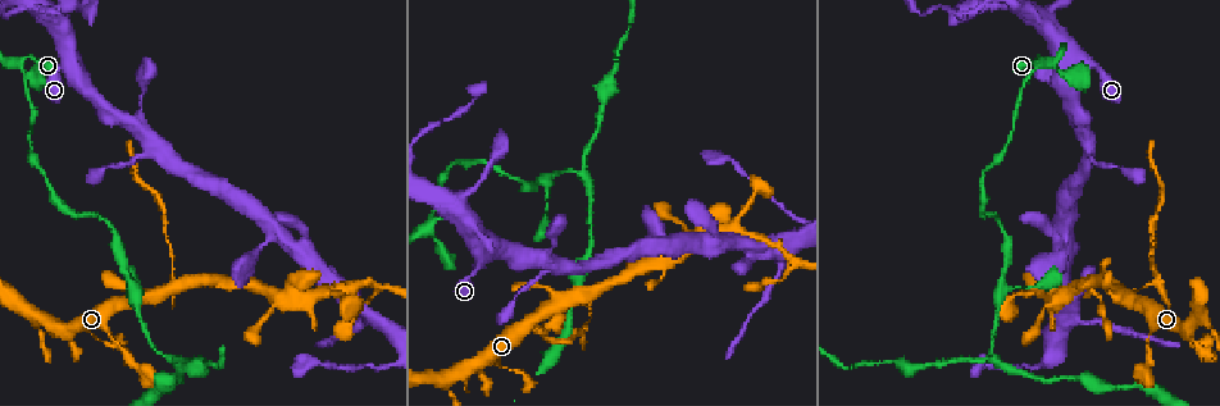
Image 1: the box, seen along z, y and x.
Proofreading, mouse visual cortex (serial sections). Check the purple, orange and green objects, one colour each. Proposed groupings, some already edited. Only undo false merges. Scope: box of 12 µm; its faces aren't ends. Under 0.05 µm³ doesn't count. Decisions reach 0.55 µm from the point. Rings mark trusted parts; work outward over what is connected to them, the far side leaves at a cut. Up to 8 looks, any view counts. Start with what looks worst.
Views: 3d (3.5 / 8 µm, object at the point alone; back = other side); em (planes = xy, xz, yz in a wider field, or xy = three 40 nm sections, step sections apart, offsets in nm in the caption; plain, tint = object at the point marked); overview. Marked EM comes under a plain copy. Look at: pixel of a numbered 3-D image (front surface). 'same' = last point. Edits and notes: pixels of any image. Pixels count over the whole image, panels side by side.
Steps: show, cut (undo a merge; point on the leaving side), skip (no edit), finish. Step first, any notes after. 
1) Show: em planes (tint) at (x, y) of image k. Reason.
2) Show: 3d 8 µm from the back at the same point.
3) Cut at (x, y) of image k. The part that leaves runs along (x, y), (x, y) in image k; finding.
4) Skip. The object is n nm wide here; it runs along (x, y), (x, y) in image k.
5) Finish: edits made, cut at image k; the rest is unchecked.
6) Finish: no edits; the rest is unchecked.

Show: 3d 3.5 µm at (996, 359) of image 1. Three arms meet.

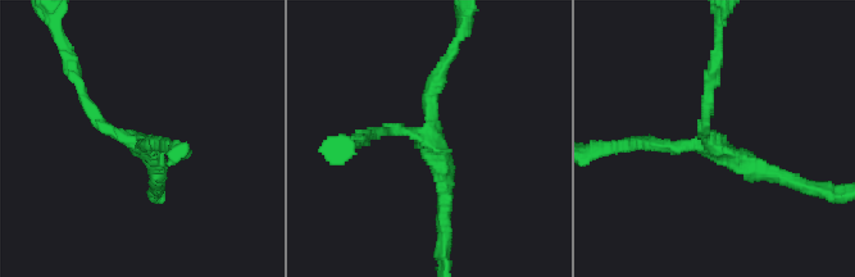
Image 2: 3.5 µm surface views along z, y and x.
Skip. 3 arms meet here; it runs along (78, 86), (101, 126), (153, 153), (157, 172) in image 2; all the same cell.

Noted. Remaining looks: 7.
Show: 3d 3.5 µm from the back at (764, 246) of image 1.

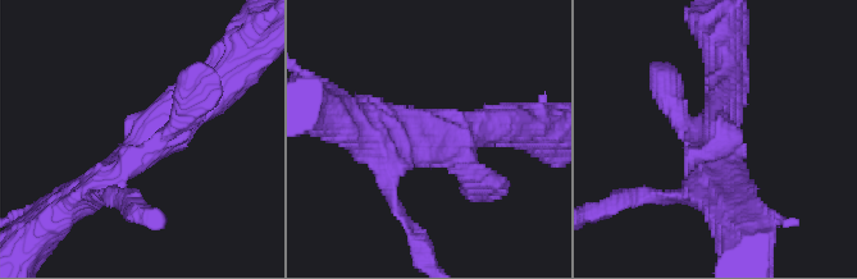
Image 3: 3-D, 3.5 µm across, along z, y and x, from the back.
Show: em planes (tint) at (425, 129) of image 3. Now the EM.

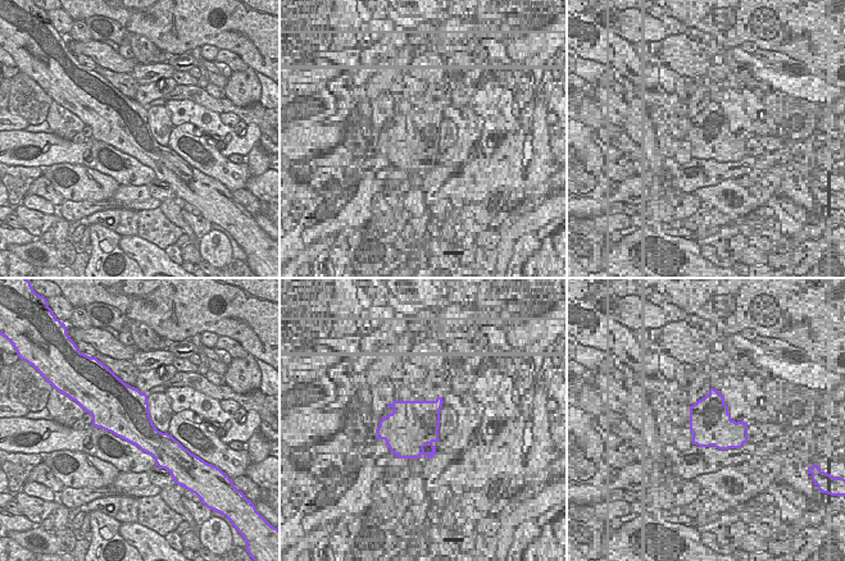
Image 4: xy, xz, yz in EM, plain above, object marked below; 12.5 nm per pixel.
Skip. The object is 650 nm wide here; it runs along (205, 95), (71, 205) in image 3; all the same cell.

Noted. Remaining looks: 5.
Show: 3d 3.5 µm at (34, 316) of image 1. Two arms in line, one across.

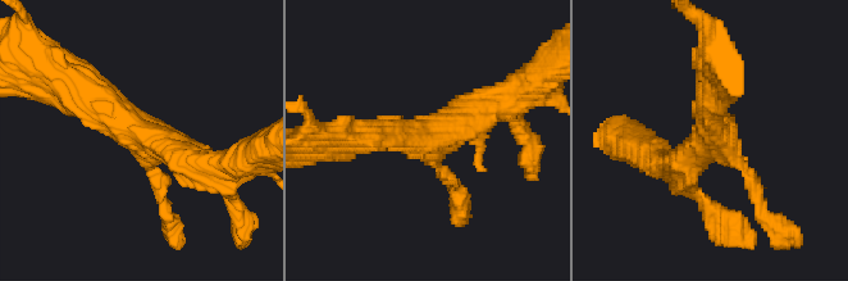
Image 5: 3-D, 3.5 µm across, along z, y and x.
Show: em xy step 5 (tint) at (716, 132) of image 5. 3 arms meet here; the arms are 150, 400, 400 nm wide.

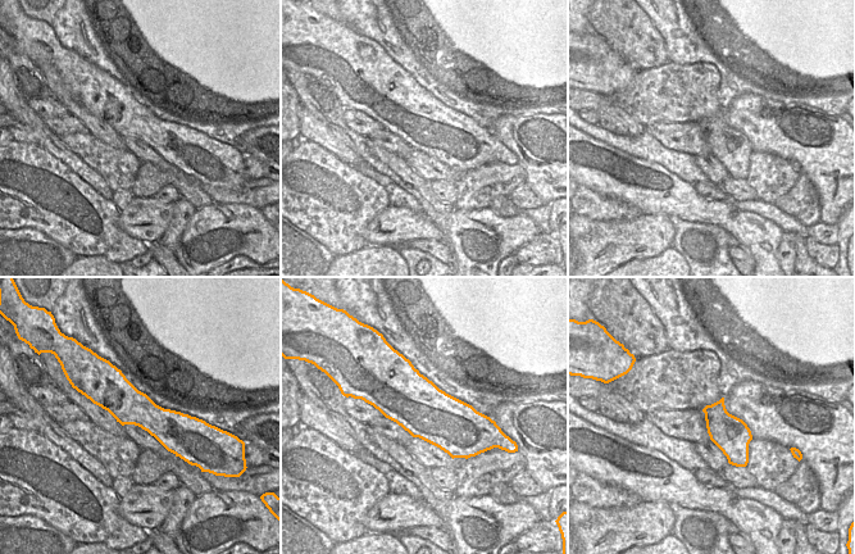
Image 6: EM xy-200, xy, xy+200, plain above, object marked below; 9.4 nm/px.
Skip. It runs along (92, 396), (189, 427) in image 6; one cell here.

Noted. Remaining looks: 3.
Finish: no edits; the rest is unchecked.

